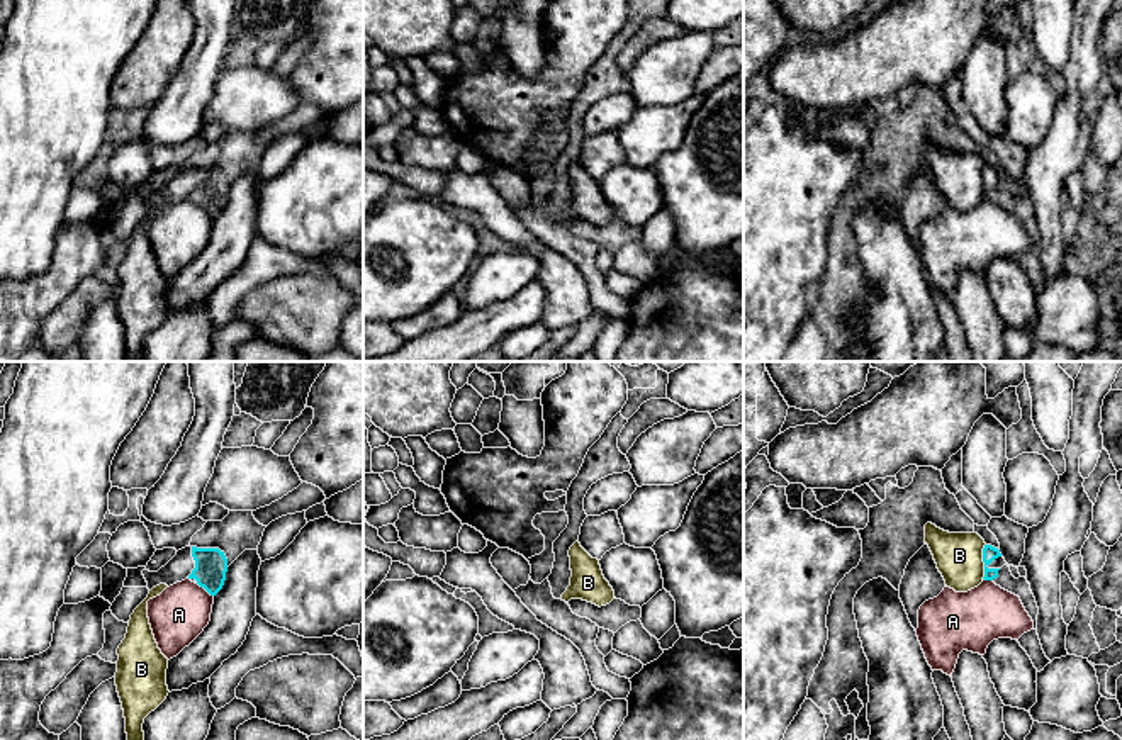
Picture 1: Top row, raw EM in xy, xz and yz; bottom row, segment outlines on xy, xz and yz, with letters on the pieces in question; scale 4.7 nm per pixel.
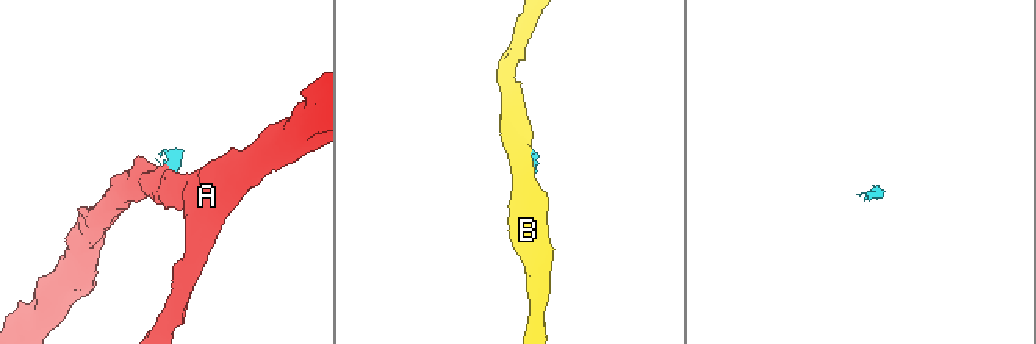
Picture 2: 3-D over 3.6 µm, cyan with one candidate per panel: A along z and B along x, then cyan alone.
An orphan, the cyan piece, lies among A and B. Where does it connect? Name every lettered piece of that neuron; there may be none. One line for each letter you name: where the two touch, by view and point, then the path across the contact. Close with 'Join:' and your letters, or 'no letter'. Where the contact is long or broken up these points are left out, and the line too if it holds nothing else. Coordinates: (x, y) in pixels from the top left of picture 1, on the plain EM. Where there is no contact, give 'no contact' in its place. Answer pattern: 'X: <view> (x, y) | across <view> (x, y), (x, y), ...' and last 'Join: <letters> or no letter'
Join: no letter

